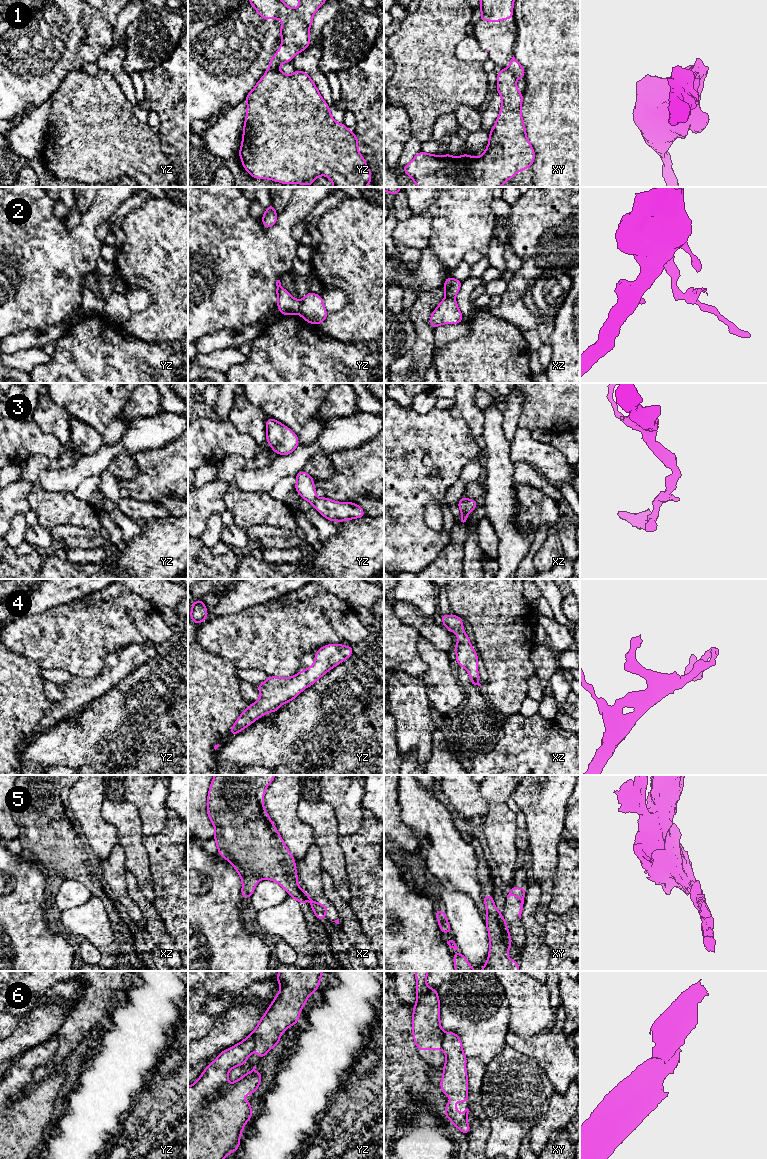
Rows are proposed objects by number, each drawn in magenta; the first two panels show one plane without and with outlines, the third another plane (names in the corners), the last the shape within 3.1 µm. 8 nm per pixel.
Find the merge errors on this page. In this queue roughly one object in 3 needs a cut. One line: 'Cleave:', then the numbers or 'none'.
Cleave: 1, 2, 5, 6

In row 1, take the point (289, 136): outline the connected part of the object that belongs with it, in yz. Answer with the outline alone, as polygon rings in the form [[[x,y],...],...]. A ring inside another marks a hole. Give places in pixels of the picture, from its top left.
[[[279,69],[266,71],[245,99],[247,111],[238,154],[245,170],[252,177],[307,186],[322,175],[332,181],[333,187],[366,187],[372,182],[366,160],[358,151],[359,142],[355,132],[333,119],[330,107],[306,72],[295,70],[293,74],[285,75]]]

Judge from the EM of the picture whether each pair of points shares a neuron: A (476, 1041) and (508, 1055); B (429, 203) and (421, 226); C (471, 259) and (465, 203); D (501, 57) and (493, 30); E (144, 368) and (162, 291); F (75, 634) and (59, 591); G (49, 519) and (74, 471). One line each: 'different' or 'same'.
A: different
B: different
C: different
D: same
E: different
F: different
G: different

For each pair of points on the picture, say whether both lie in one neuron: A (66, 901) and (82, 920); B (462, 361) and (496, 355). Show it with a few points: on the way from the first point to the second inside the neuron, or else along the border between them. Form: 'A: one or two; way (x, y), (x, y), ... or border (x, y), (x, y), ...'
A: two; border (92, 895), (83, 904), (62, 911)
B: one; way (470, 361), (488, 361)

